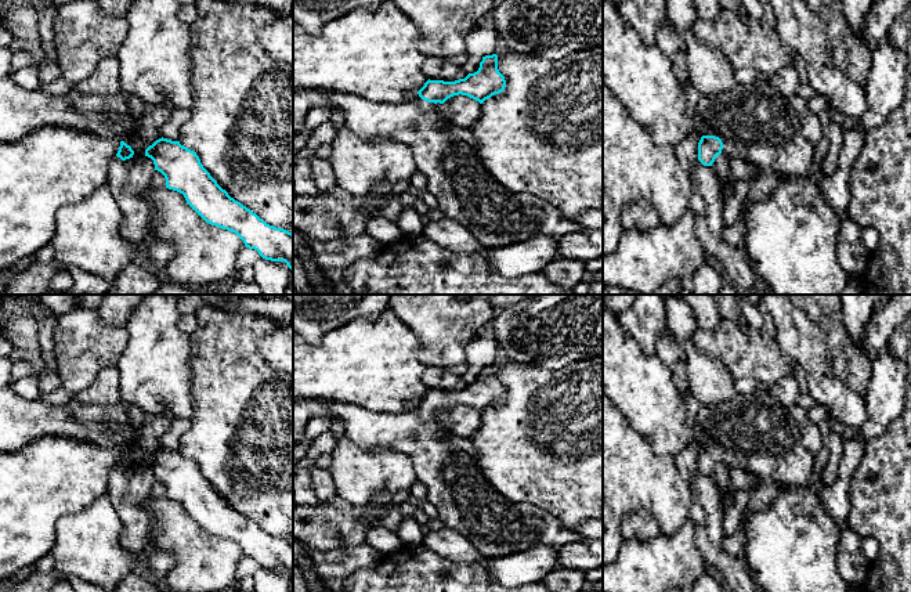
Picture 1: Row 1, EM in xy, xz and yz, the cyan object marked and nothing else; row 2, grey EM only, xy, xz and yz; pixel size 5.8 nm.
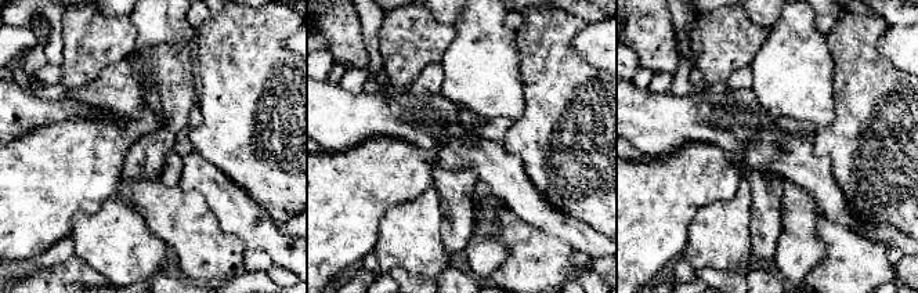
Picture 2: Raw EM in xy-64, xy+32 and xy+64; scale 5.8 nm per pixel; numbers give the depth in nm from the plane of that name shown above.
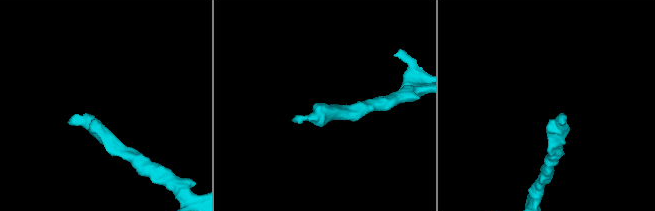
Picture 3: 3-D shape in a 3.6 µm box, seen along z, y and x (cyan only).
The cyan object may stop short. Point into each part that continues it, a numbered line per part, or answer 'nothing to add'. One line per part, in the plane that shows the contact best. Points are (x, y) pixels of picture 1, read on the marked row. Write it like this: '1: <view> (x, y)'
1: yz (754, 122)

